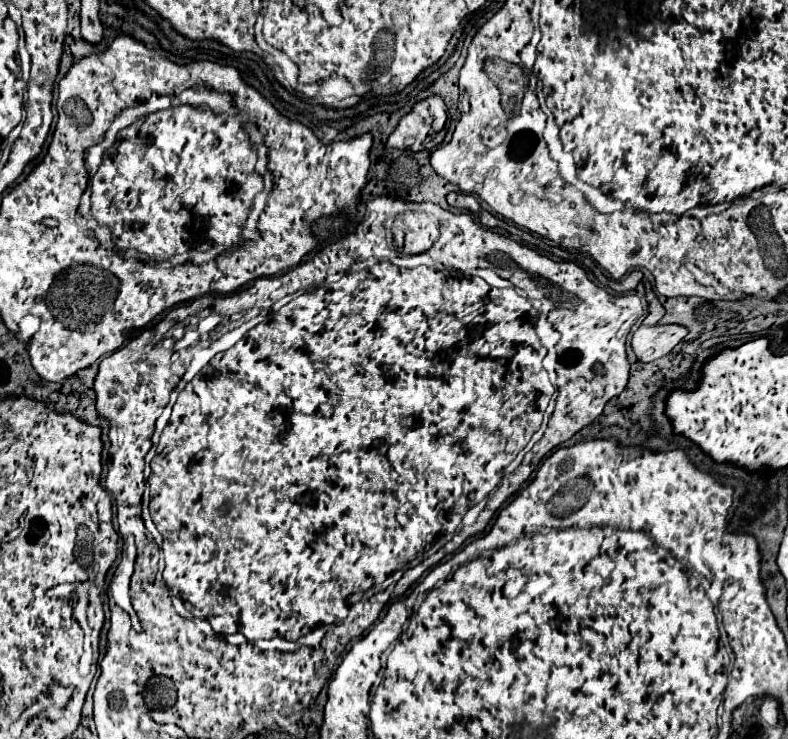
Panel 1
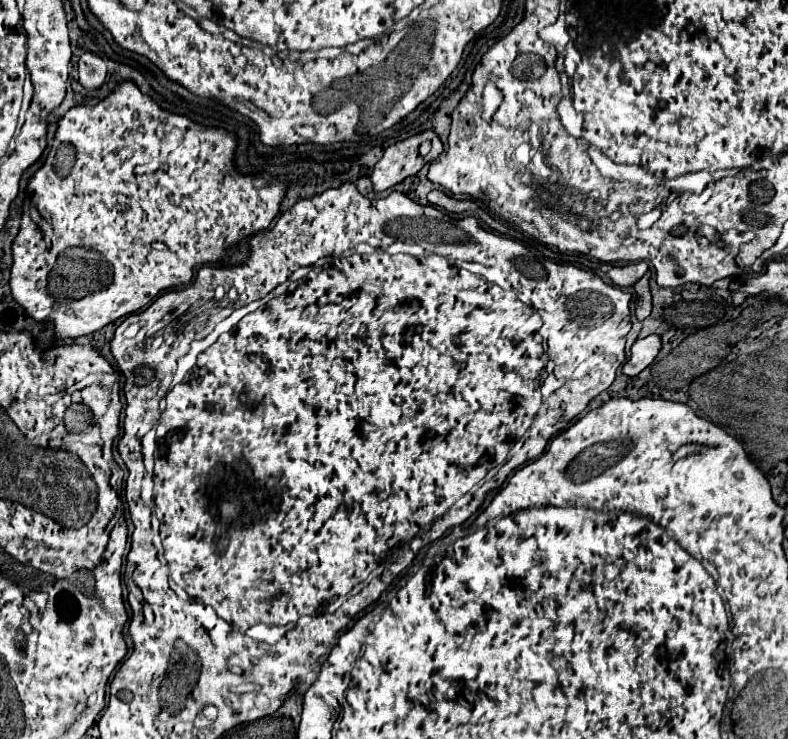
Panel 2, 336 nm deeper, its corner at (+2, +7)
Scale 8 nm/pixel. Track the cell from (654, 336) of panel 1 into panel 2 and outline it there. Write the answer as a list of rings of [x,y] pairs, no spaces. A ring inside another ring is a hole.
[[[647,335],[643,339],[637,339],[631,347],[631,357],[623,365],[623,373],[629,377],[639,375],[647,365],[651,365],[661,351],[661,337],[659,335]]]

